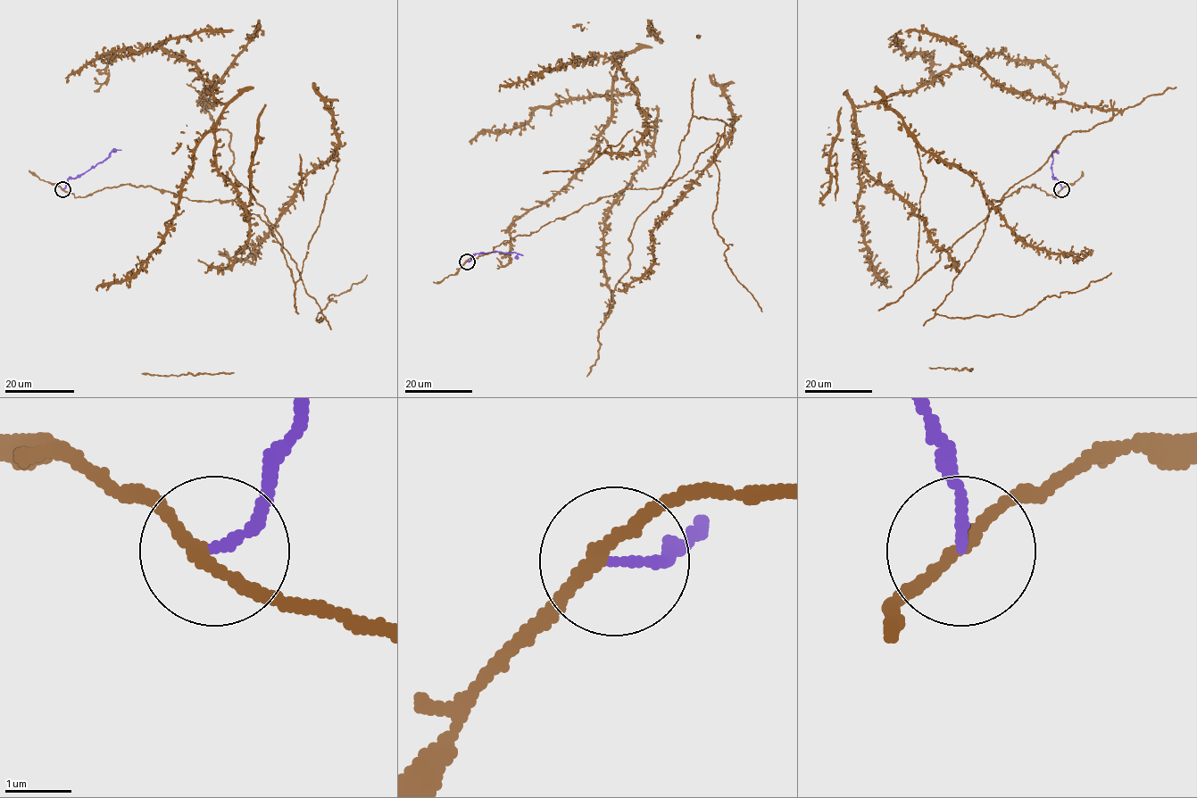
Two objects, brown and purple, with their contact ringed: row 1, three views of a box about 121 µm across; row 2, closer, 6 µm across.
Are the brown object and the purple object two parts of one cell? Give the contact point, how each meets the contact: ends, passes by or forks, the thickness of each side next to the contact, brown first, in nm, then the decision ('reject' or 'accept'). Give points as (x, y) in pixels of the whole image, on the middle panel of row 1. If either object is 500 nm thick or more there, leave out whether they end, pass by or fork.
place (467, 261); brown passes by; purple ends; calibres 180 and 140 nm; reject

